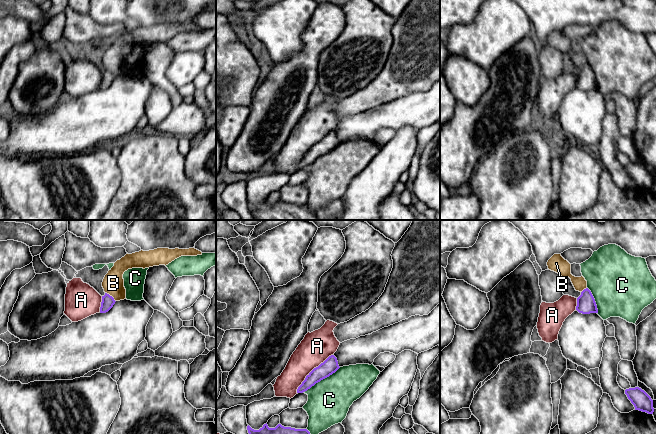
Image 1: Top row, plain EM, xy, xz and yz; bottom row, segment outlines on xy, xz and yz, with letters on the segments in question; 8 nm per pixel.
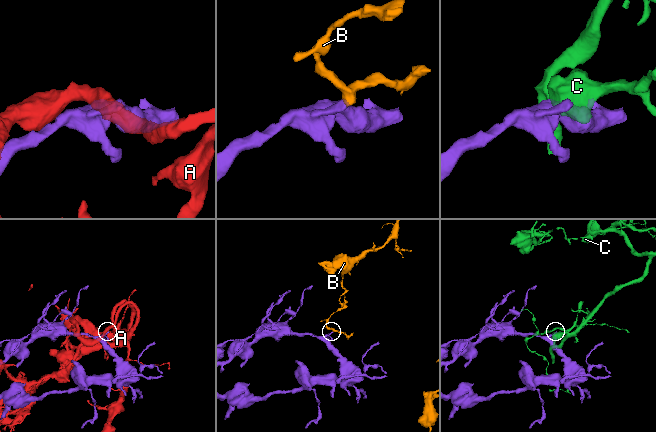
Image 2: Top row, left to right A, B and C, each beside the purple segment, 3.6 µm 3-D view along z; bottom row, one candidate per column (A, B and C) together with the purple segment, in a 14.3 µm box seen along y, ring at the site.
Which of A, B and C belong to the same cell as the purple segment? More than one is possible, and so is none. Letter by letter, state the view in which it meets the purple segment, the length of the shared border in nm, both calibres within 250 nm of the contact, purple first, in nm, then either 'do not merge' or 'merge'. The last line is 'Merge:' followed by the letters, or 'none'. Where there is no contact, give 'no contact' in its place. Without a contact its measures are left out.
A: xz | 440 nm | 120/240 nm | do not merge
B: xy | 120 nm | 100/180 nm | do not merge
C: xz | 360 nm | 120/340 nm | do not merge
Merge: none

